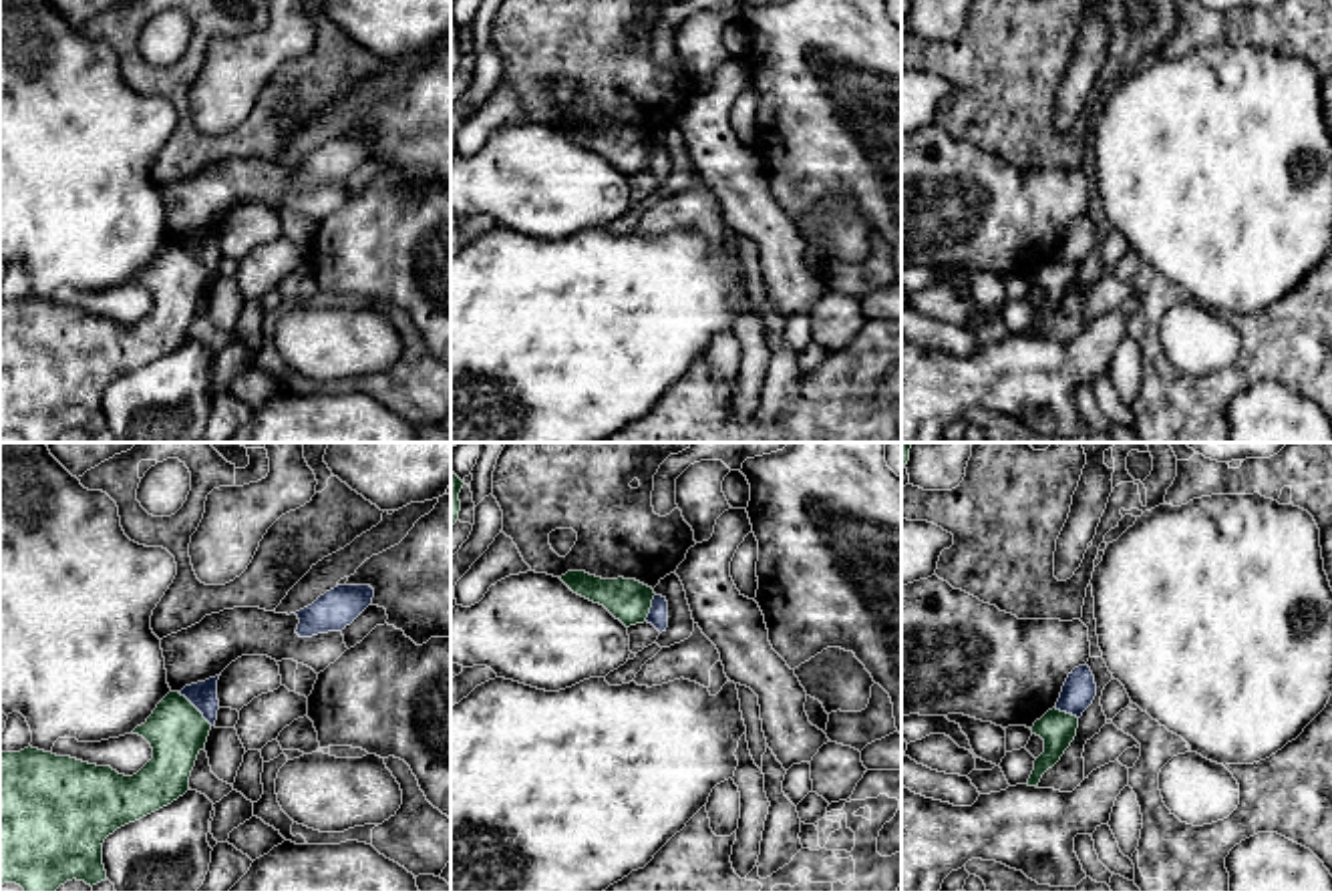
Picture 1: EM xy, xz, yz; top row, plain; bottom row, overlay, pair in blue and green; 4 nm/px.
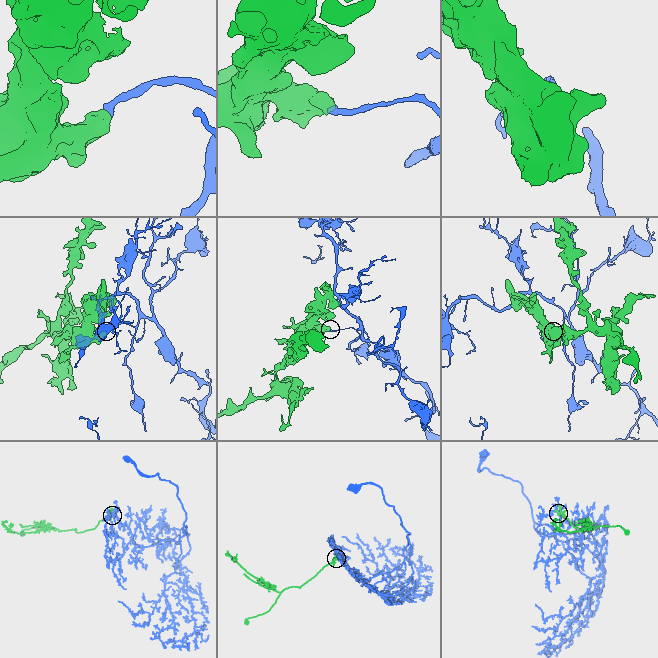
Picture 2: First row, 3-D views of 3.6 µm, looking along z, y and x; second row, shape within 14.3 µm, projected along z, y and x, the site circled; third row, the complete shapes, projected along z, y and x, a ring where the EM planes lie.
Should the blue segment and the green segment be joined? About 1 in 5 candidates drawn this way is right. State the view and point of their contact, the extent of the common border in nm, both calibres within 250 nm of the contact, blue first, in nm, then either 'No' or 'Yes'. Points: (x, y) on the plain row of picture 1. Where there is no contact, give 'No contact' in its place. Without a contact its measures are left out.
Touches blue at xy (196, 256). Shared border 190 nm. Thickness 110 nm (blue) against 240 nm. No

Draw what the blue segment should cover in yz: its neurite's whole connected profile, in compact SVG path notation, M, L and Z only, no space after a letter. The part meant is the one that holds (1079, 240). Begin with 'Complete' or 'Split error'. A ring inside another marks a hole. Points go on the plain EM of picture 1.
Complete. M1085 213L1068 223L1054 257L1080 268L1083 261L1093 253L1095 245L1097 245L1095 225L1091 217Z

